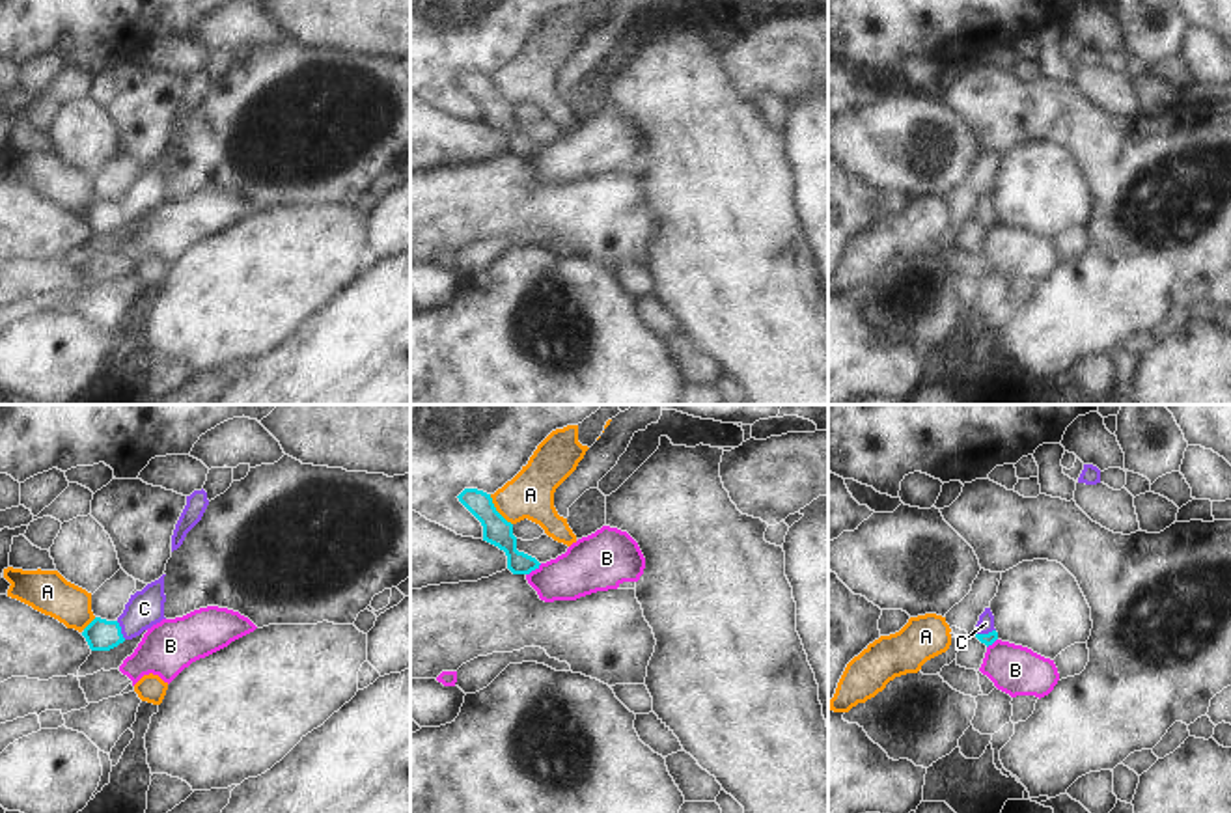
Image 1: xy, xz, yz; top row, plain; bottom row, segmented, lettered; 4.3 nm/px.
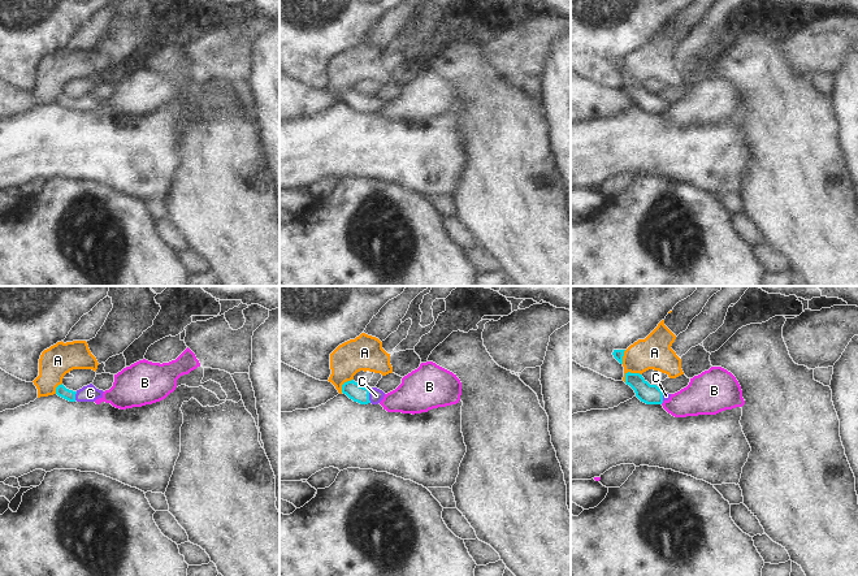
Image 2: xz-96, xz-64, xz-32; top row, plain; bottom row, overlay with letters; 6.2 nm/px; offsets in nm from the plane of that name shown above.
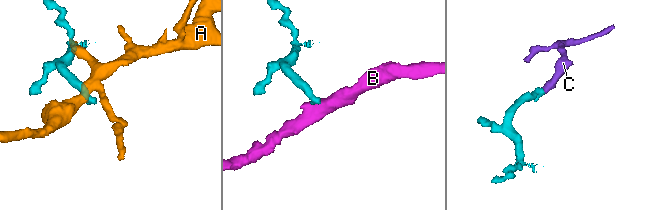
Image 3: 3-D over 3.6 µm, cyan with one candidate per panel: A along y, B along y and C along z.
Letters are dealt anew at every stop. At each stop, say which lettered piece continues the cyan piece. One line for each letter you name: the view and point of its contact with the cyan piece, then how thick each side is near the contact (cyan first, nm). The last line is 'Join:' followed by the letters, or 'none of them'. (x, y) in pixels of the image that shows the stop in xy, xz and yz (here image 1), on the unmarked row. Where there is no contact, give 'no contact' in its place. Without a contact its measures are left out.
C: contact yz (983, 217); calibres 50 and 70 nm
Join: C

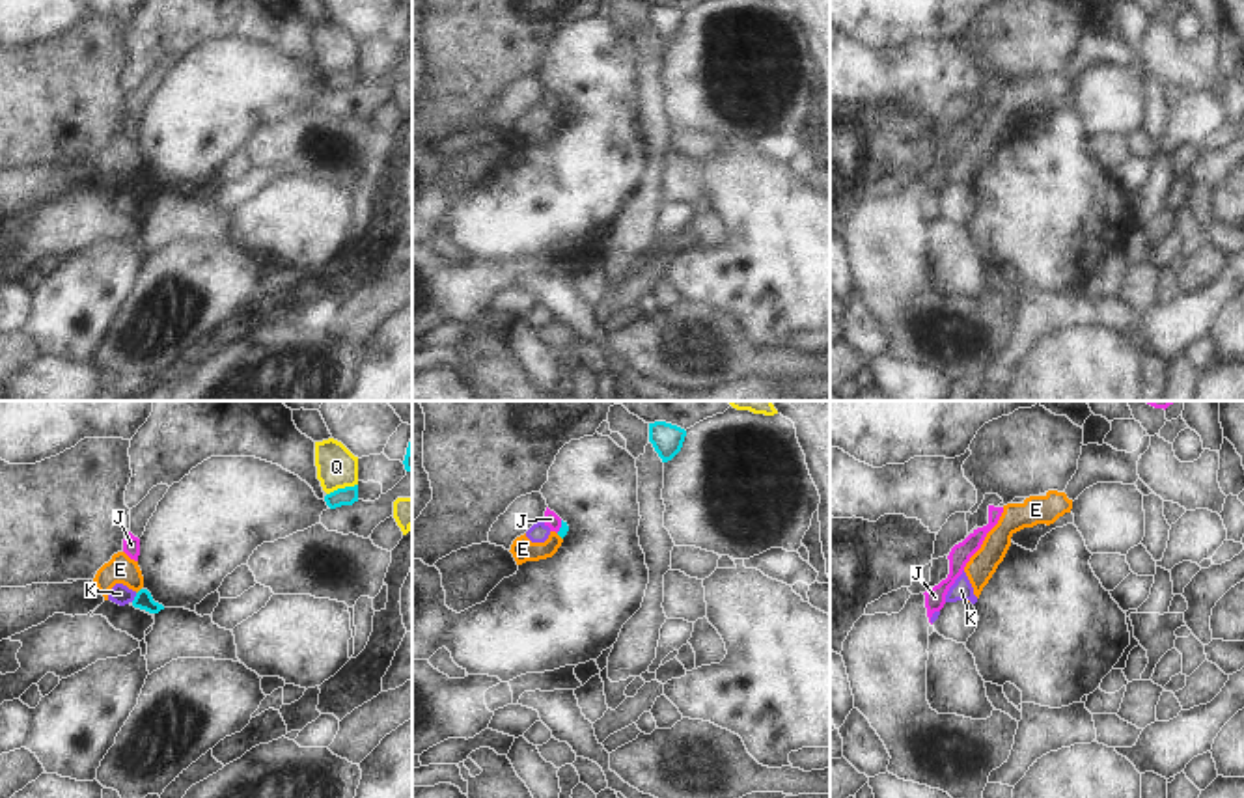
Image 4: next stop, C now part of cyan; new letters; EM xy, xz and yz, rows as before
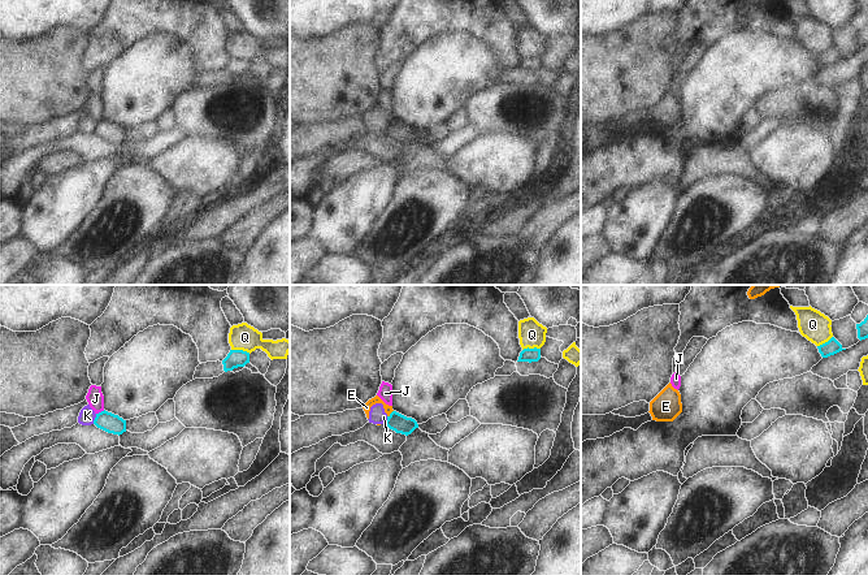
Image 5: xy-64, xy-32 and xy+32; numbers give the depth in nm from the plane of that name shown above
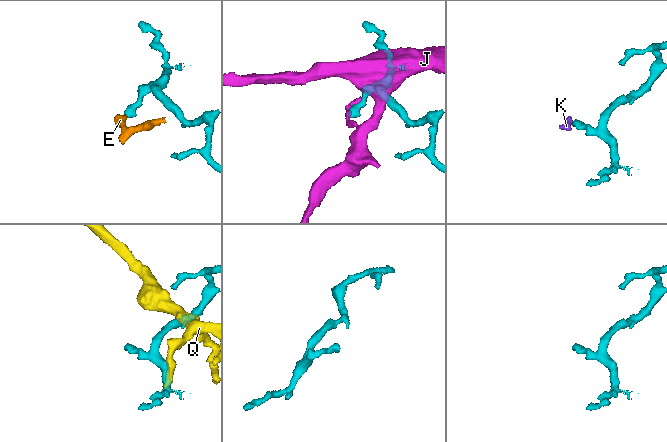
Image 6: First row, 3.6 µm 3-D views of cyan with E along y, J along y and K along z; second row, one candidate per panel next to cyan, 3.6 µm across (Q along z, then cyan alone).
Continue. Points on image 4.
Join: none of them

